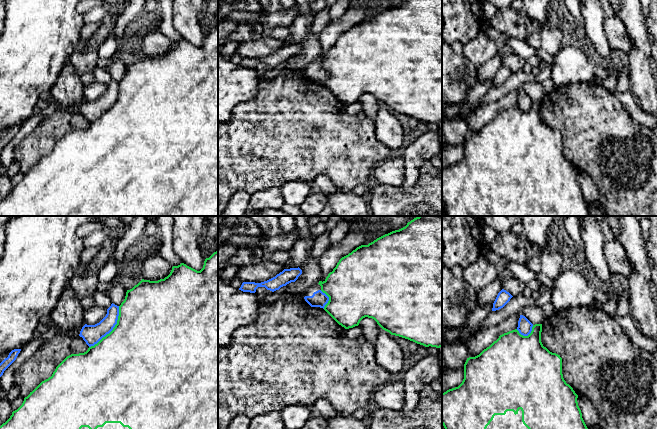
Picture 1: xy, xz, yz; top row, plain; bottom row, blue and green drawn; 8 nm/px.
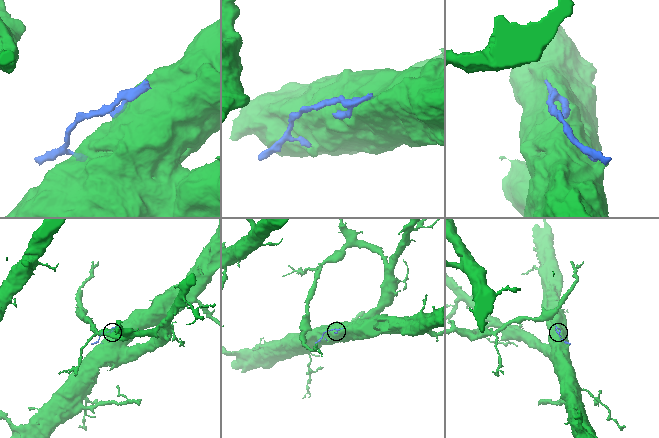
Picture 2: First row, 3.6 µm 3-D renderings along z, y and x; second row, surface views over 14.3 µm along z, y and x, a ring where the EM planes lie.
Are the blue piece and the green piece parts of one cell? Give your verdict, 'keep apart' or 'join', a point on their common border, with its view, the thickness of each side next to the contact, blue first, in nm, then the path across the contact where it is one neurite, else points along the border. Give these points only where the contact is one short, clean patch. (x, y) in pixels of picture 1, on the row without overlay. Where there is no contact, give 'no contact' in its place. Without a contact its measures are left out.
keep apart; meets blue in xy at (112, 105); 160 nm thick on the blue side, 500 nm on the other

